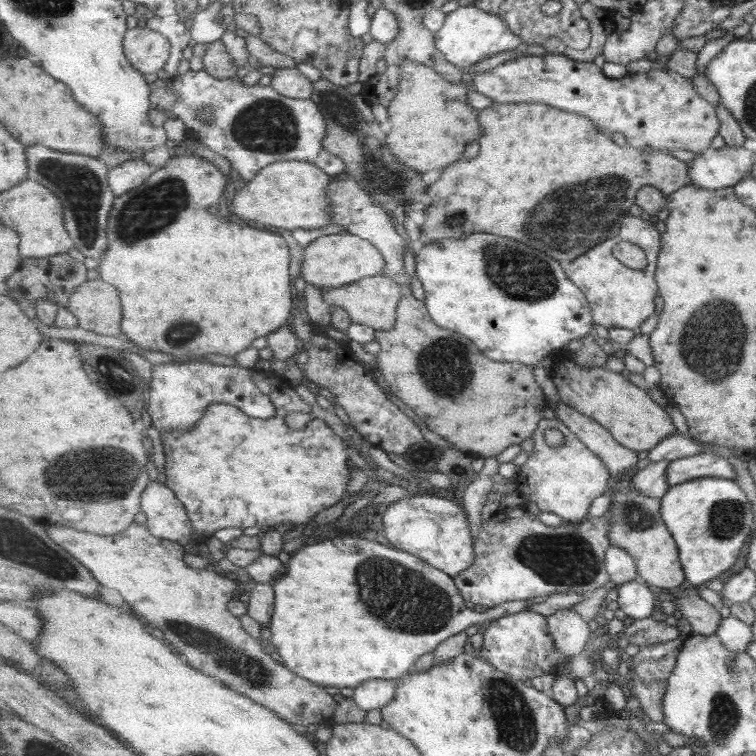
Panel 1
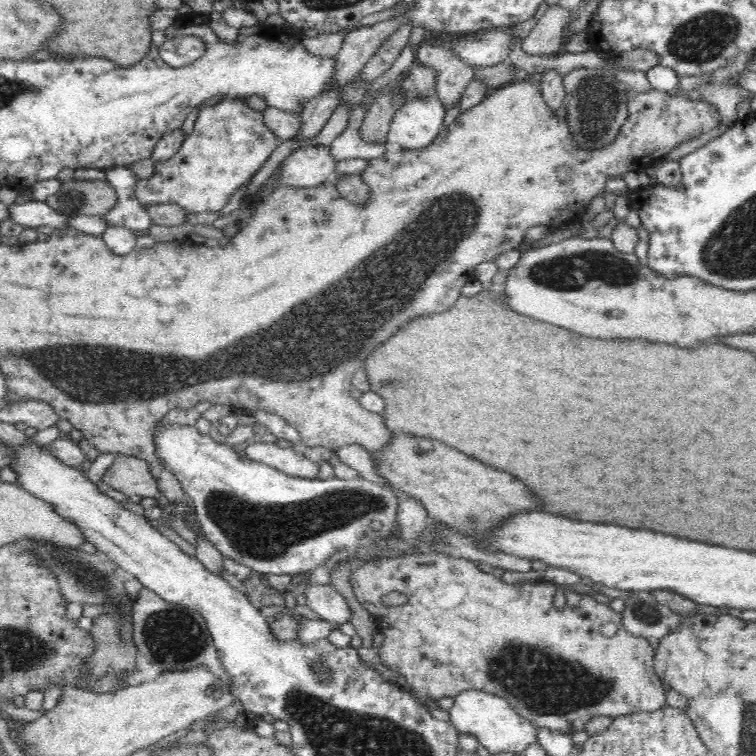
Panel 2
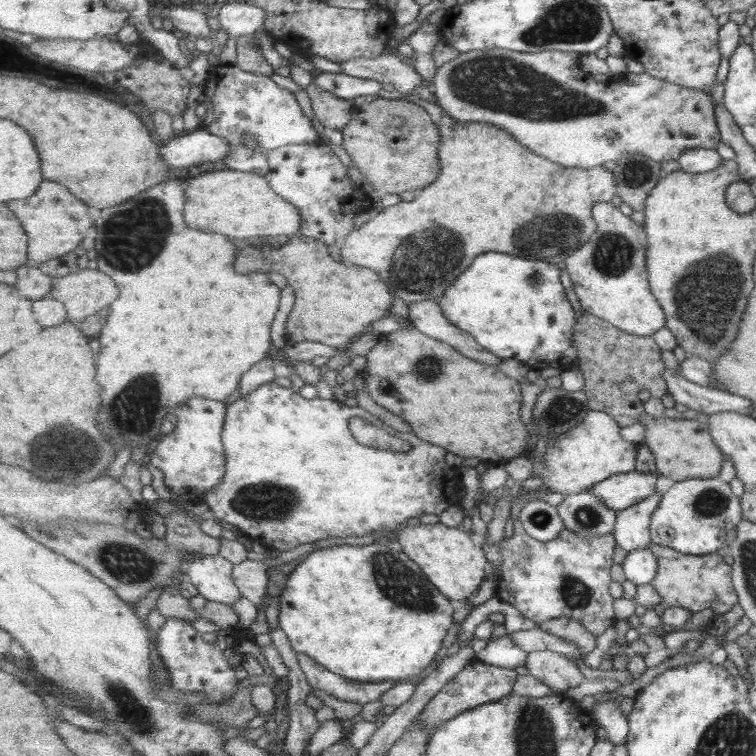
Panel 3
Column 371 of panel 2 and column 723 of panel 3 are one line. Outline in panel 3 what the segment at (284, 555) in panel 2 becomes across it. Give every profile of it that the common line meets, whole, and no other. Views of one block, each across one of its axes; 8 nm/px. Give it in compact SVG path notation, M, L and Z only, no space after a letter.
M717 477L680 480L661 495L652 512L651 542L677 548L677 552L691 556L721 552L725 548L727 530L734 528L741 519L739 497L731 493L725 481L717 480Z

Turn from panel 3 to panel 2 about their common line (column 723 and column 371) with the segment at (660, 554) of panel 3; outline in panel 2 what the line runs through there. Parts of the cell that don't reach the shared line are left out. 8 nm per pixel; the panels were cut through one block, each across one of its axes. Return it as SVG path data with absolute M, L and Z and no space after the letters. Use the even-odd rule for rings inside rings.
M424 554L404 555L393 559L376 559L362 564L352 572L352 588L360 604L370 613L374 613L378 620L379 631L384 635L384 643L376 650L379 662L400 673L410 685L410 694L416 700L451 697L454 699L460 692L466 690L484 690L504 698L515 711L536 727L546 727L553 731L571 734L575 730L583 730L584 725L595 716L617 717L638 712L656 712L667 706L667 693L663 688L663 680L655 671L654 650L646 638L633 636L627 632L622 623L621 613L613 610L609 604L598 603L590 595L576 591L565 592L565 603L562 608L554 606L557 601L558 590L553 583L545 581L529 581L526 583L506 584L500 578L490 573L480 571L476 565L466 561L464 557L456 559L448 555ZM390 592L402 592L408 596L403 606L388 606L384 598Z

